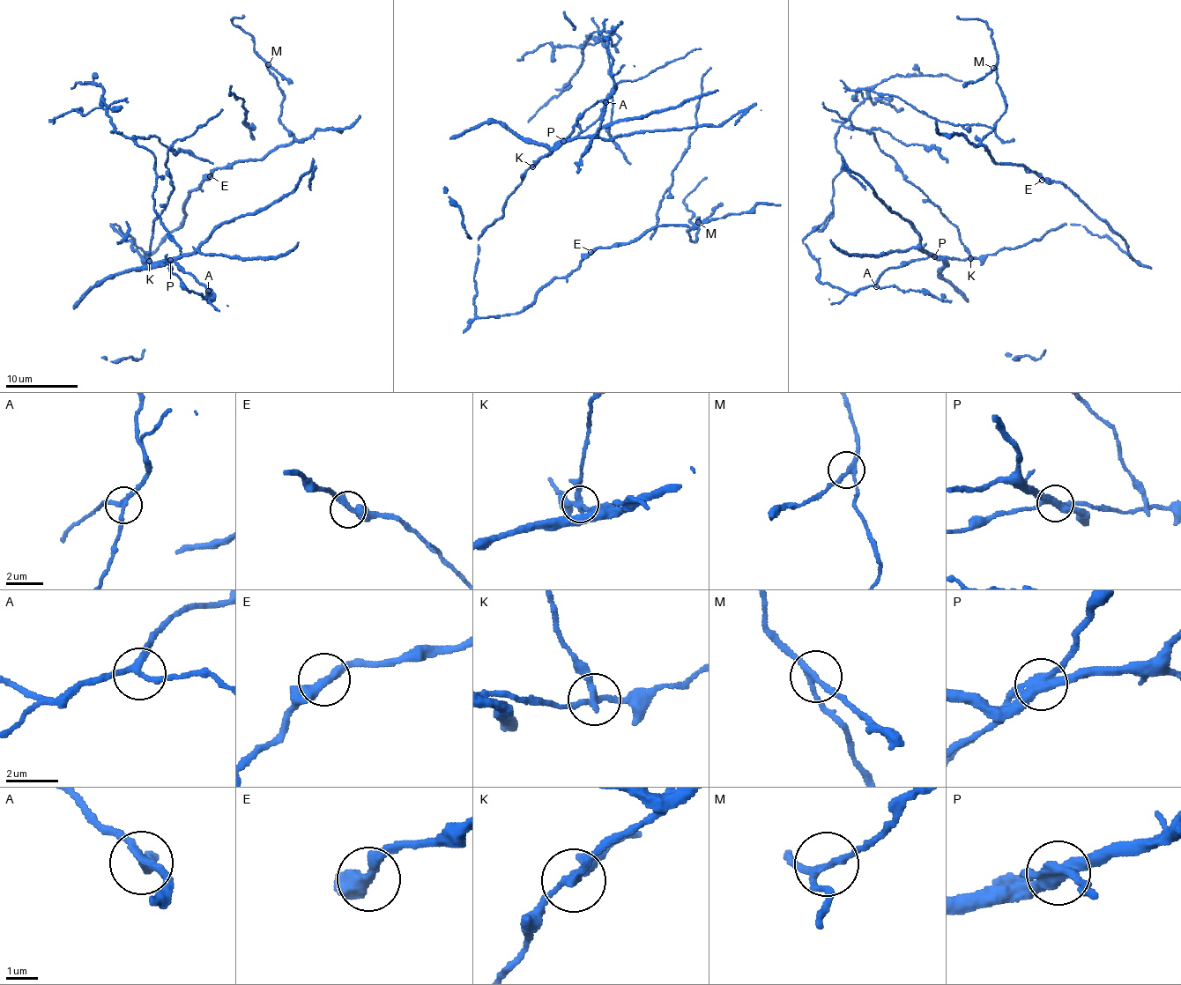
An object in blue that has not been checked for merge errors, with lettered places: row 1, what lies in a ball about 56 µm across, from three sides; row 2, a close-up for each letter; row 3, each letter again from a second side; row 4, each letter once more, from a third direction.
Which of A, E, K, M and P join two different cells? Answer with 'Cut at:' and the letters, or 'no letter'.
Cut at: A, K, P

